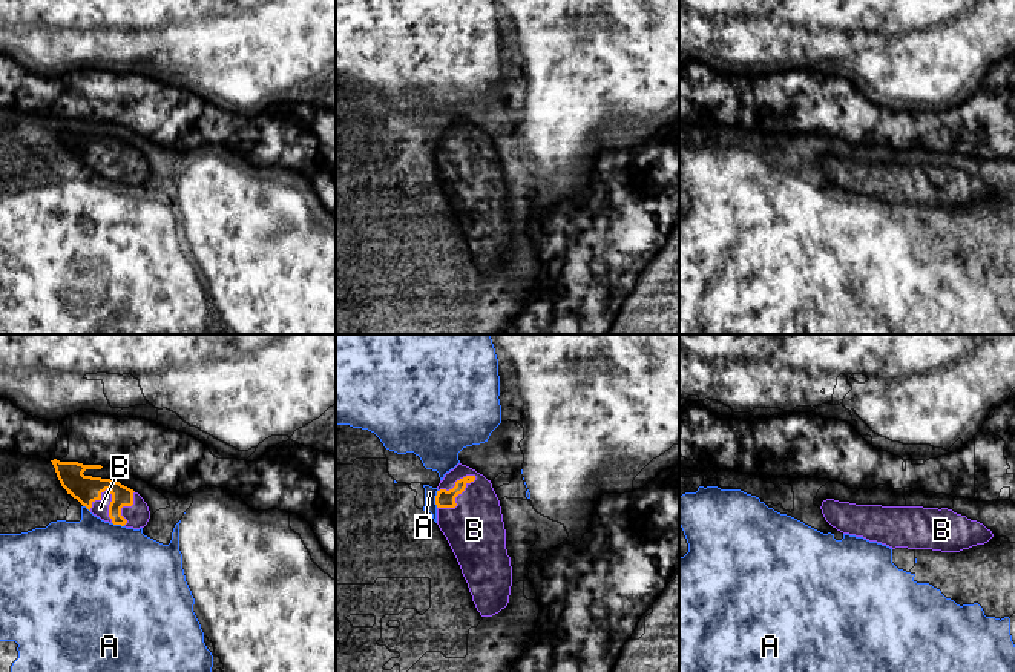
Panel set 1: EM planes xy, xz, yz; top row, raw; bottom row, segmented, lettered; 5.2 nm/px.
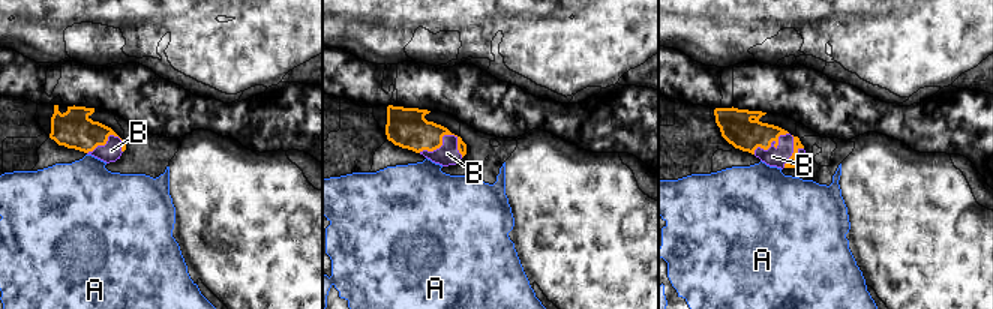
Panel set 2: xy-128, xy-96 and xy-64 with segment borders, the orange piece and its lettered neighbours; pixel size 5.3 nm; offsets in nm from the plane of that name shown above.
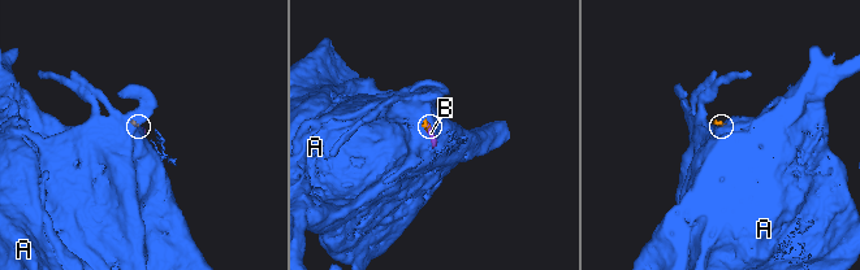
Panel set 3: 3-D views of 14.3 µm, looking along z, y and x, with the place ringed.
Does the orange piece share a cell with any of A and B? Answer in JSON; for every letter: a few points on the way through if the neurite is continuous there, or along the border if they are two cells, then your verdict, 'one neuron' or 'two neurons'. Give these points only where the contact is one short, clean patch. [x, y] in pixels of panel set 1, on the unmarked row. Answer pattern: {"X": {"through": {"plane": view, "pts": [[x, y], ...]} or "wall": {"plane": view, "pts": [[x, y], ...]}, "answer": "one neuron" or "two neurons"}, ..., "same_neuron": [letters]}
{"A": {"answer": "two neurons"}, "B": {"answer": "one neuron"}, "same_neuron": ["B"]}

